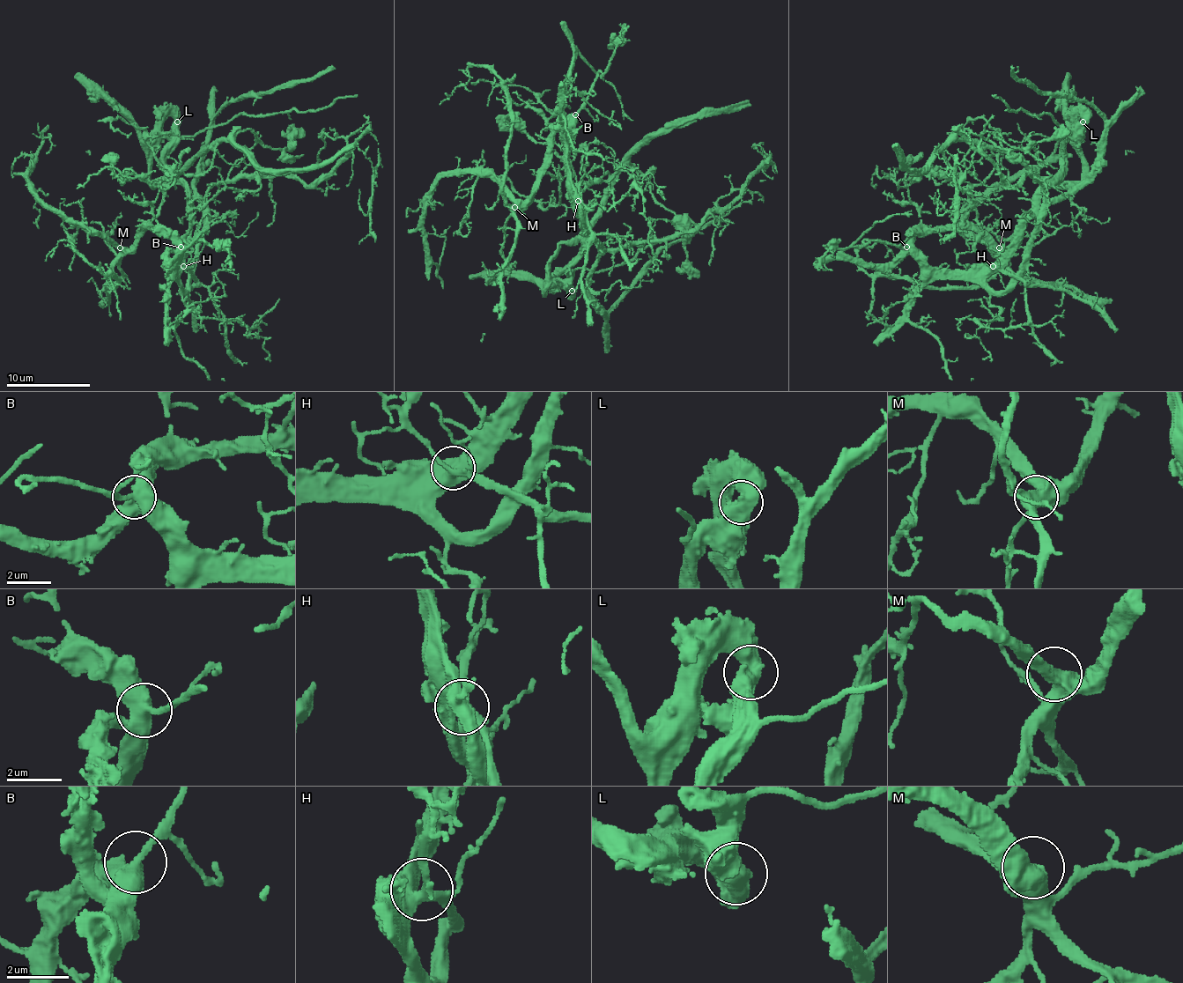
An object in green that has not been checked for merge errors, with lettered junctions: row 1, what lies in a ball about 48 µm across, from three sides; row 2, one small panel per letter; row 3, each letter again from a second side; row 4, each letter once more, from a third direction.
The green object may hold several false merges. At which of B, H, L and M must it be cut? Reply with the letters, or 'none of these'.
none of these

